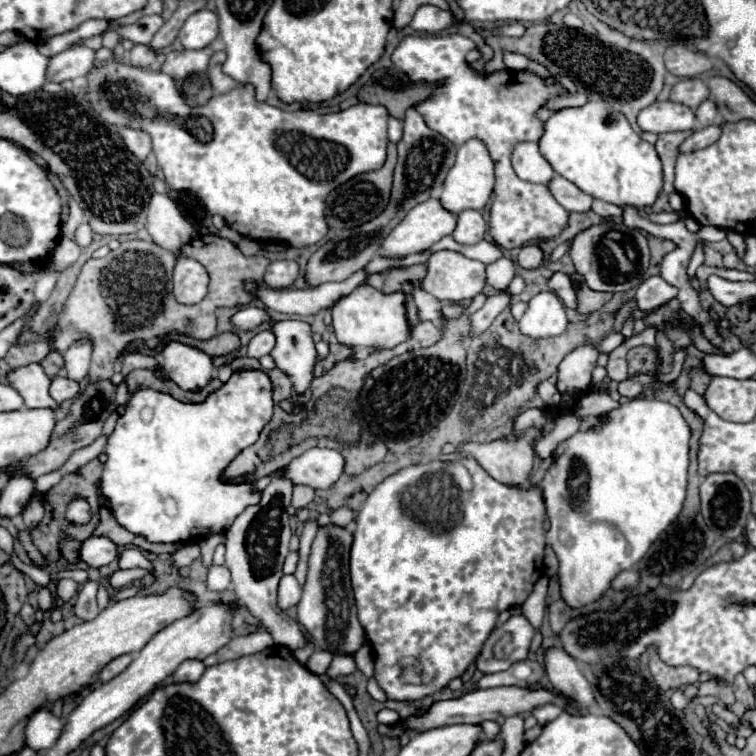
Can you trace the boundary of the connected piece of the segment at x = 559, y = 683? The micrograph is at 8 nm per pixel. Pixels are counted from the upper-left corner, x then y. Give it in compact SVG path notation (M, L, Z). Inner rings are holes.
M551 646L545 650L545 672L553 684L553 688L573 700L579 702L579 708L567 708L573 714L587 714L593 706L593 692L589 682L579 670L579 662L571 660L567 652L559 646Z

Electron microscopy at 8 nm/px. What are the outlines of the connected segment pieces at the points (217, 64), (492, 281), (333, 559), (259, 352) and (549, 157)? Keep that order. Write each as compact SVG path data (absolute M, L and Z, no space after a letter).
M217 50L209 62L209 78L211 78L211 86L215 92L223 94L223 92L229 92L233 88L237 88L239 84L235 84L235 80L231 80L231 76L227 76L221 66L223 66L223 60L227 58L227 54L223 50Z
M499 258L497 262L486 266L487 283L495 290L505 290L515 278L515 264L509 258Z
M333 524L319 528L311 548L307 582L303 586L303 596L297 604L297 616L299 616L299 624L307 632L311 632L311 636L315 638L321 650L353 656L363 646L365 632L357 620L357 610L355 610L355 600L353 600L353 590L349 580L351 542L353 542L351 534L345 532L343 528L337 528Z
M261 330L253 336L253 340L249 342L249 350L247 356L251 358L261 358L265 354L269 354L275 348L275 334L271 330Z
M587 100L585 106L557 110L543 124L539 152L559 176L589 196L617 206L651 206L663 186L663 170L655 146L641 140L627 118L611 110L603 100Z

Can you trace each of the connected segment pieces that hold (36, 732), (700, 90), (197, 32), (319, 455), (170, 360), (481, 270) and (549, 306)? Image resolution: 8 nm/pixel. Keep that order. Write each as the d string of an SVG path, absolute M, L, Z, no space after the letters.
M37 710L29 718L29 724L25 728L27 746L33 748L35 752L49 750L59 740L61 732L63 732L63 720L55 718L47 710Z
M685 78L673 86L669 98L673 102L685 104L695 110L701 102L705 102L709 98L709 88L705 86L705 82L701 78Z
M199 10L187 18L187 22L179 30L179 42L185 48L205 48L219 36L219 18L215 12Z
M311 448L297 456L285 470L283 476L293 484L303 484L309 488L331 488L343 474L345 460L337 450Z
M173 340L165 344L161 356L163 356L163 370L183 390L199 390L213 376L211 358L199 348Z
M439 250L431 254L421 288L443 302L471 300L485 286L485 264L461 252Z
M539 292L529 300L529 308L519 320L519 326L531 338L559 336L567 328L565 306L553 292Z

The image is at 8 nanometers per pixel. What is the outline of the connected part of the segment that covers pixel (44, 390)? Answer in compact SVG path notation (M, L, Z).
M27 364L23 368L9 370L5 384L11 384L23 396L27 408L59 408L49 396L51 378L47 378L39 364Z

